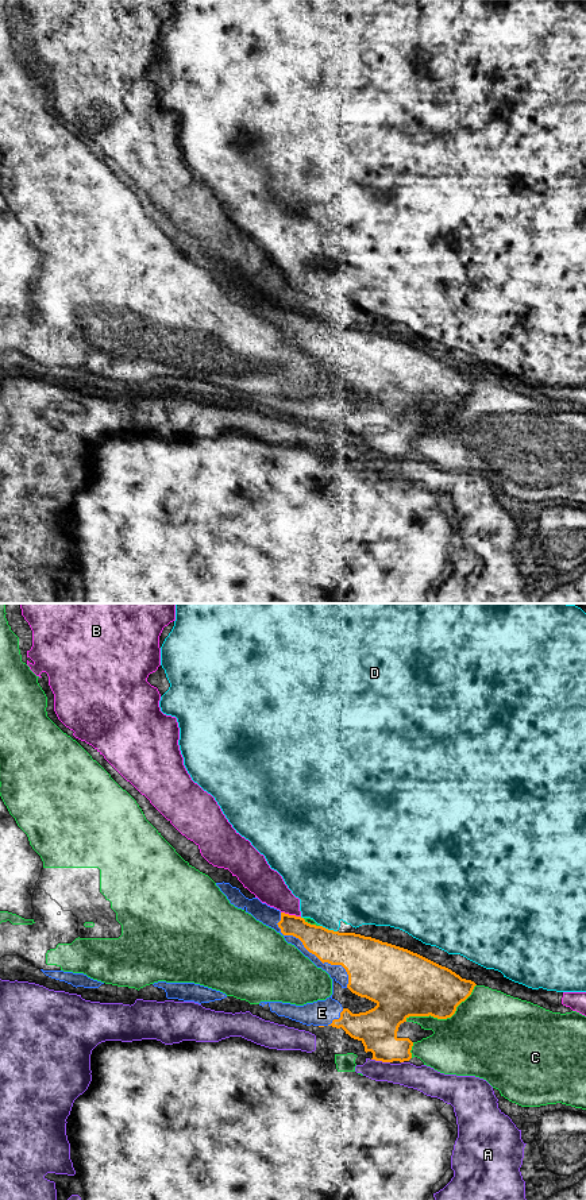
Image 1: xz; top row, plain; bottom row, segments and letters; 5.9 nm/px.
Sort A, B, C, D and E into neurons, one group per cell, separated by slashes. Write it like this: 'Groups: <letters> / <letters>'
Groups: A / B D / C / E

